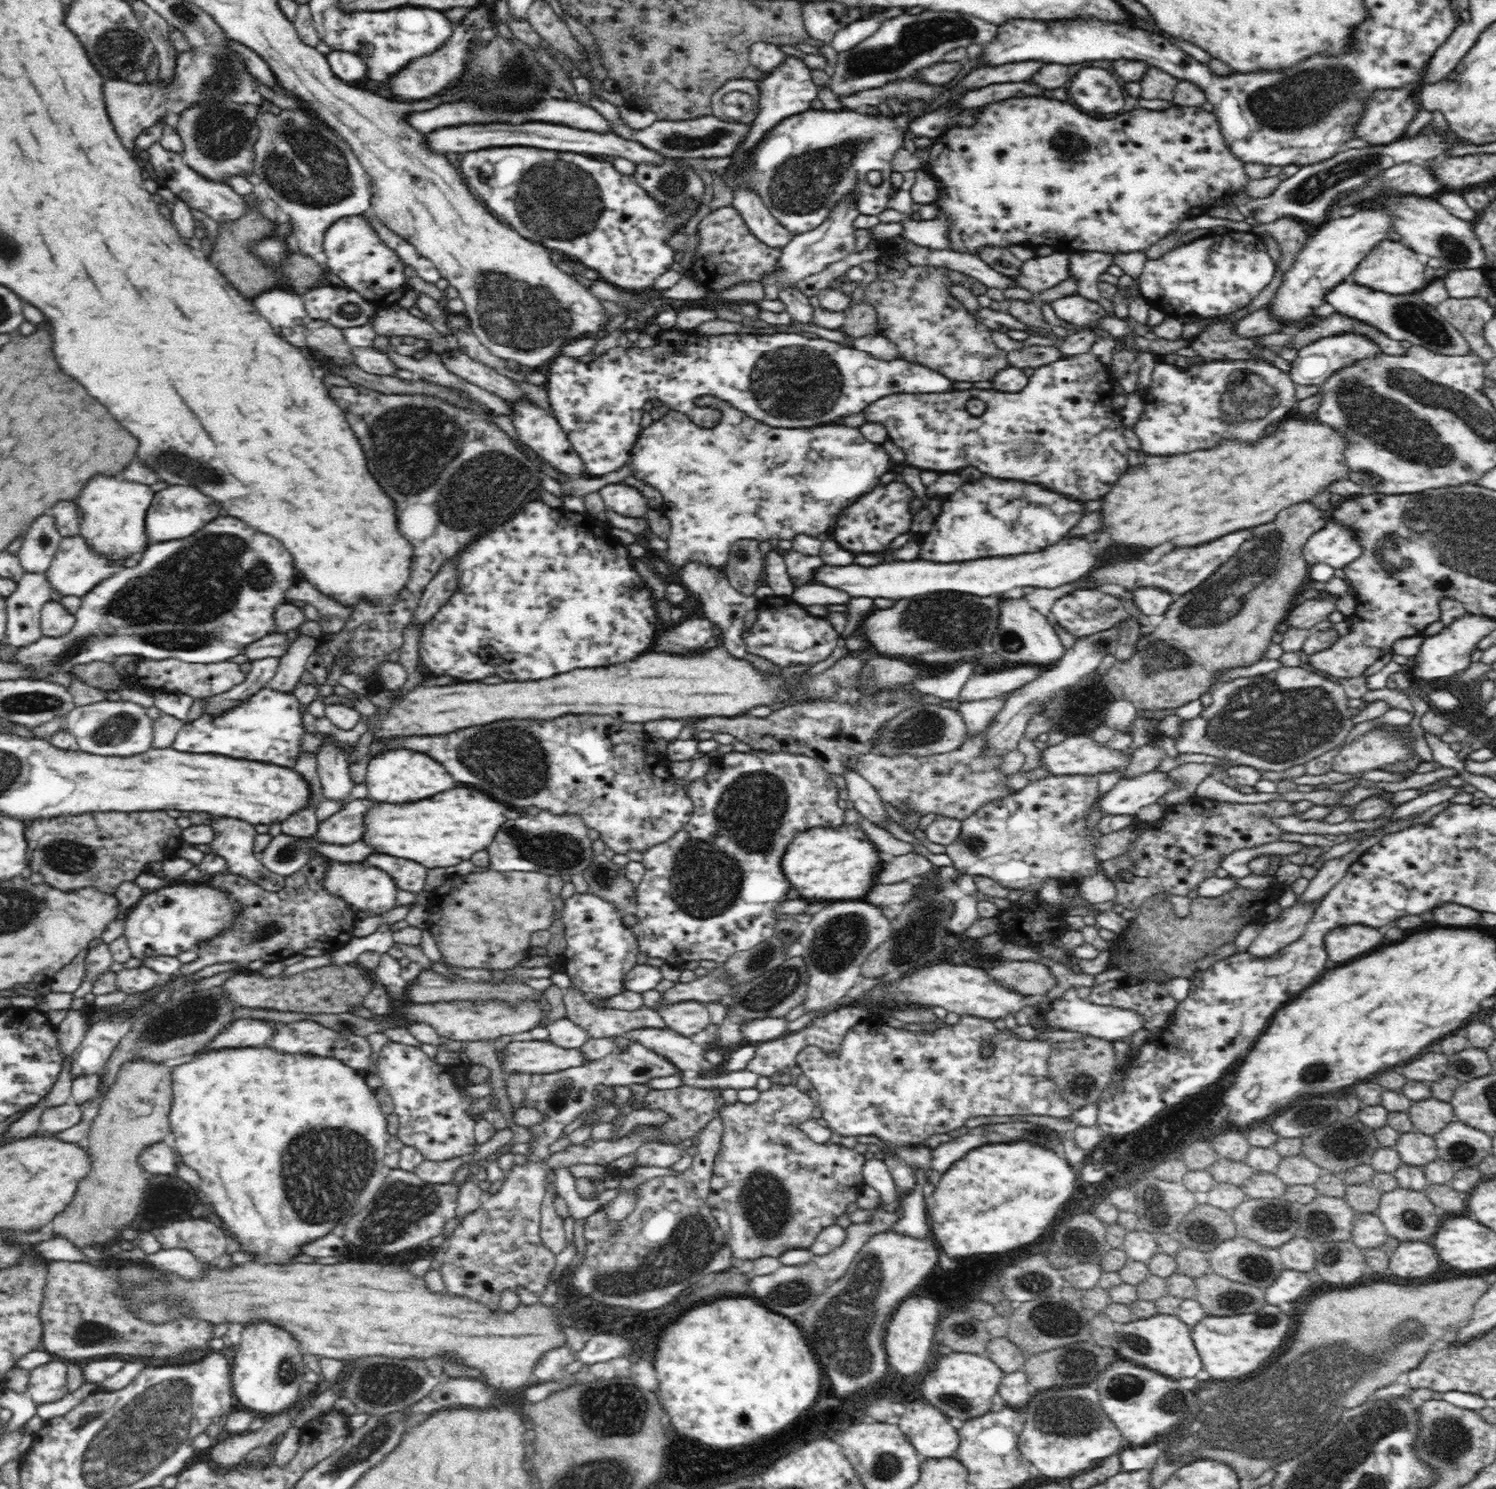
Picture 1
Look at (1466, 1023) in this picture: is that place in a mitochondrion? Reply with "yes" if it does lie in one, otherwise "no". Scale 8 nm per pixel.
no

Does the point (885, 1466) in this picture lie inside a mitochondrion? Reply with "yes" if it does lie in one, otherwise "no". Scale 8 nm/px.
yes

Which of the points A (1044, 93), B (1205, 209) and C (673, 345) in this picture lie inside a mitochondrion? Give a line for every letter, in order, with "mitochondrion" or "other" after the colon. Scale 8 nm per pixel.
A: other
B: other
C: other

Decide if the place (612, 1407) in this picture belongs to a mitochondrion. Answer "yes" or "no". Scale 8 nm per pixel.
yes

